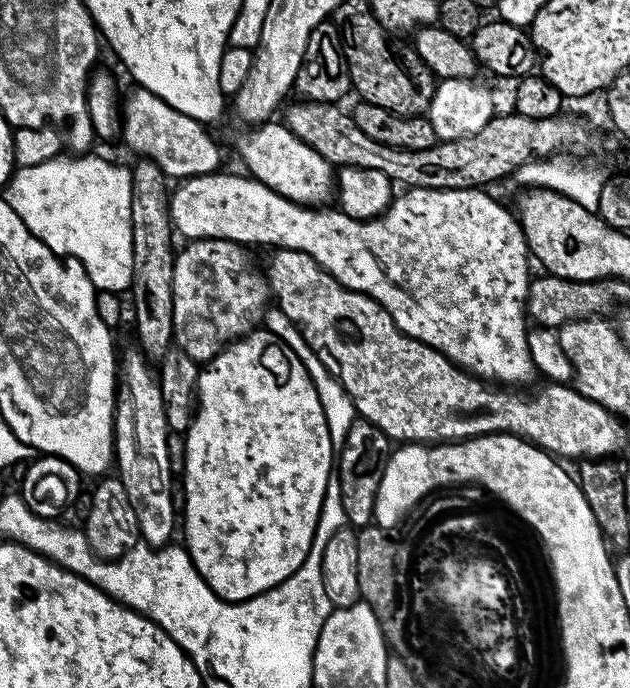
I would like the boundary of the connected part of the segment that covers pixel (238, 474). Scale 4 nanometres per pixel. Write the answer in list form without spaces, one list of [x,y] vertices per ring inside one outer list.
[[[253,330],[230,344],[217,351],[205,368],[203,366],[199,369],[199,375],[194,383],[194,396],[197,401],[200,399],[200,405],[198,403],[195,405],[191,424],[182,440],[184,443],[182,532],[184,528],[183,543],[186,545],[192,565],[210,586],[213,594],[222,600],[235,602],[249,600],[251,596],[257,596],[270,590],[275,584],[281,584],[290,574],[290,569],[299,568],[303,560],[309,559],[311,552],[308,551],[312,548],[312,539],[316,536],[316,523],[320,520],[320,511],[324,508],[324,495],[328,492],[328,479],[331,476],[333,479],[334,476],[334,452],[332,456],[334,432],[328,427],[322,402],[318,398],[318,390],[308,377],[304,363],[297,356],[293,356],[284,344],[278,342],[276,336],[264,330]]]

